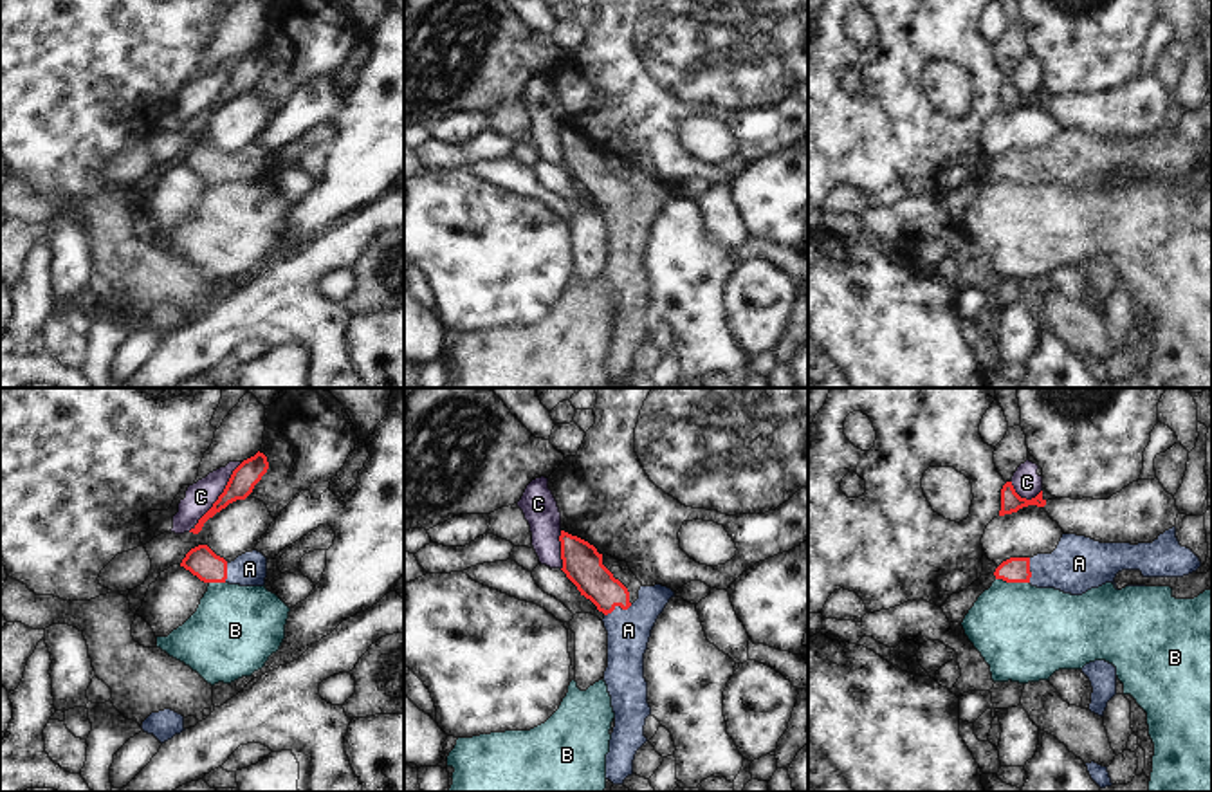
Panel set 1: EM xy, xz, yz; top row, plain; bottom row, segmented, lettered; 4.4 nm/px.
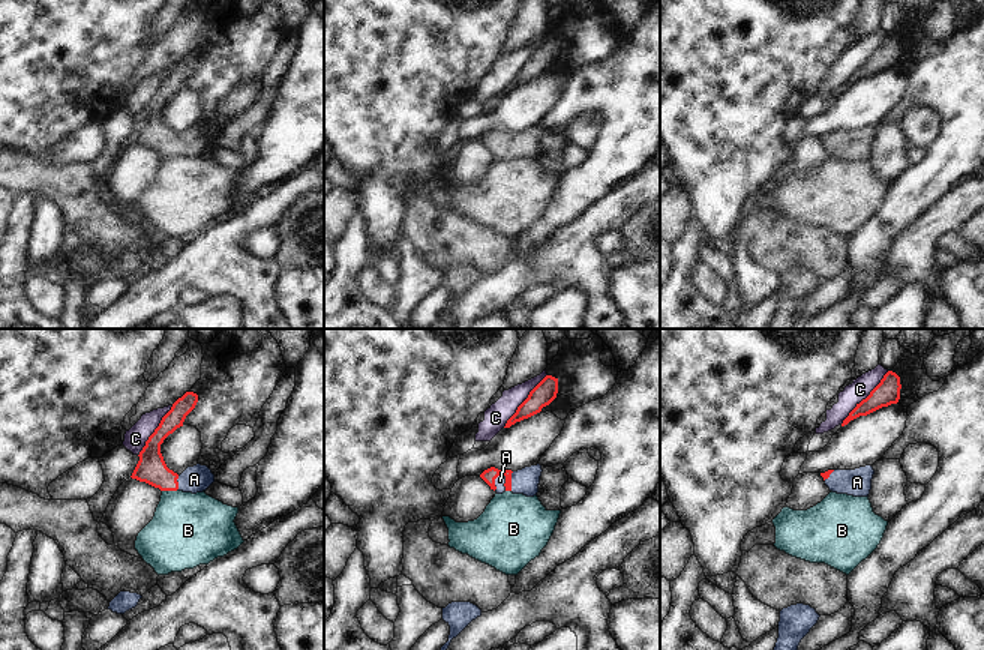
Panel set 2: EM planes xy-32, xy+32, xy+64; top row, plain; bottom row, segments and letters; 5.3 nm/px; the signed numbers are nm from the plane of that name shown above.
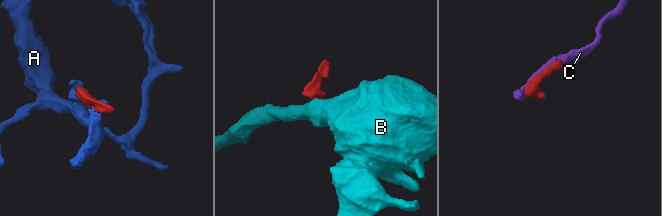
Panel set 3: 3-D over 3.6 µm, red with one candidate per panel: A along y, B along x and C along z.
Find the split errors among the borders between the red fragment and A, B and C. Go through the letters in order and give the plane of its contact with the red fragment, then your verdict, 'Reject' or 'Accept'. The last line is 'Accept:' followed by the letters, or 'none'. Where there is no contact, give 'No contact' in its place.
A: Touches red in xz. Accept
B: Touches red in yz. Reject
C: Touches red in xy. Reject
Accept: A

